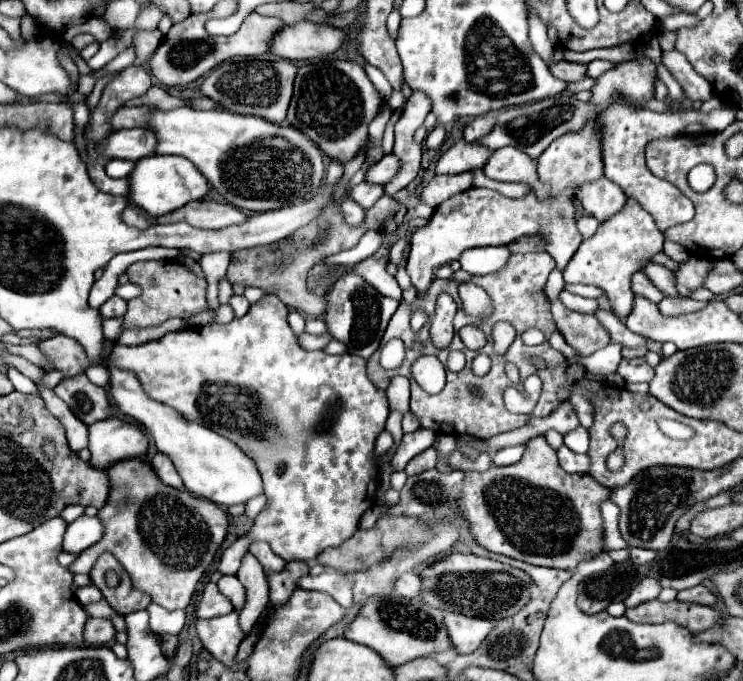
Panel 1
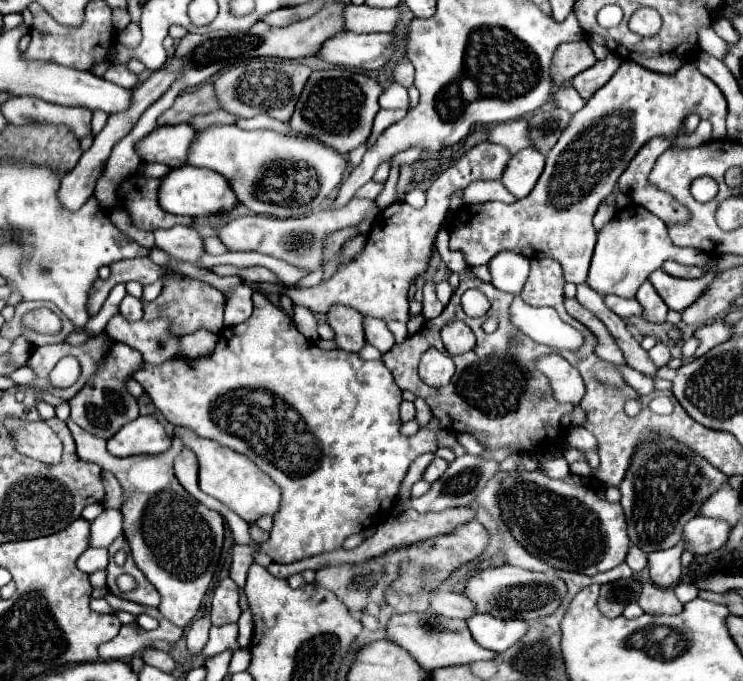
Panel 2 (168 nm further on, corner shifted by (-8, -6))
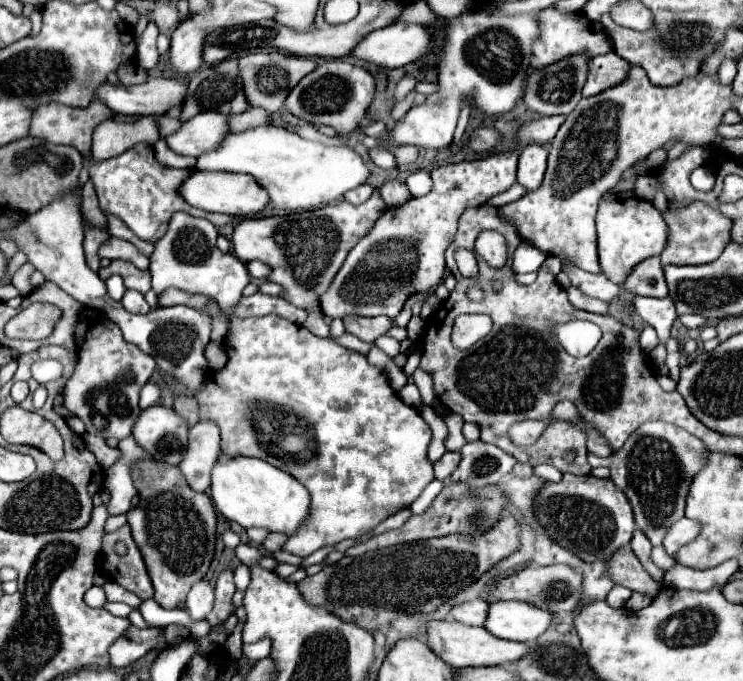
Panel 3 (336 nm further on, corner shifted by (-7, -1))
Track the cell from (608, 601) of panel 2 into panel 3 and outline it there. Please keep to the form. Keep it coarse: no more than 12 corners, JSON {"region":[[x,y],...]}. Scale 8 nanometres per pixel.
{"region":[[615,584],[607,594],[611,608],[623,608],[631,590]]}

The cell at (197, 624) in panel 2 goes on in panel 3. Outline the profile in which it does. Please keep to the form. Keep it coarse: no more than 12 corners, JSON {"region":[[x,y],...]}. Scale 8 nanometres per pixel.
{"region":[[207,580],[195,584],[187,596],[193,622],[213,610],[213,588]]}

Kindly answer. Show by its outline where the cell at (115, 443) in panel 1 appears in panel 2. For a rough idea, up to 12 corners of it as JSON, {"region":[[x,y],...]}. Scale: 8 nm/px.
{"region":[[140,415],[108,441],[114,457],[168,451],[172,437]]}

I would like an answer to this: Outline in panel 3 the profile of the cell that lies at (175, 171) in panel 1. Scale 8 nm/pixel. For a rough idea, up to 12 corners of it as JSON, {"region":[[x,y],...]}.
{"region":[[195,170],[179,186],[187,204],[257,216],[267,194],[251,176]]}

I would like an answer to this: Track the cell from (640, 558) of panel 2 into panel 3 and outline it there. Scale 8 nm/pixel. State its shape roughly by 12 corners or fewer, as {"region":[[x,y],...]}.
{"region":[[641,530],[633,532],[629,546],[655,580],[663,582],[663,570],[651,560],[651,542]]}

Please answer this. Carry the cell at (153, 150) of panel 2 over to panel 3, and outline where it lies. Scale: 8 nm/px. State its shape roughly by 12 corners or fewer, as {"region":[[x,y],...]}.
{"region":[[201,112],[165,136],[181,156],[213,150],[227,116]]}

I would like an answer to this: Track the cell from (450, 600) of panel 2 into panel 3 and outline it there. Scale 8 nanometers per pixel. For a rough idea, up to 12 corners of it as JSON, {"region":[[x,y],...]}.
{"region":[[477,598],[451,608],[451,616],[469,626],[483,626],[487,602]]}

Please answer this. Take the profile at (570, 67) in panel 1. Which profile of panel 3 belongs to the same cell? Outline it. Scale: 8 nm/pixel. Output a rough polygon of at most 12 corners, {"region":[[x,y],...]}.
{"region":[[615,52],[589,60],[583,96],[595,96],[627,76]]}

